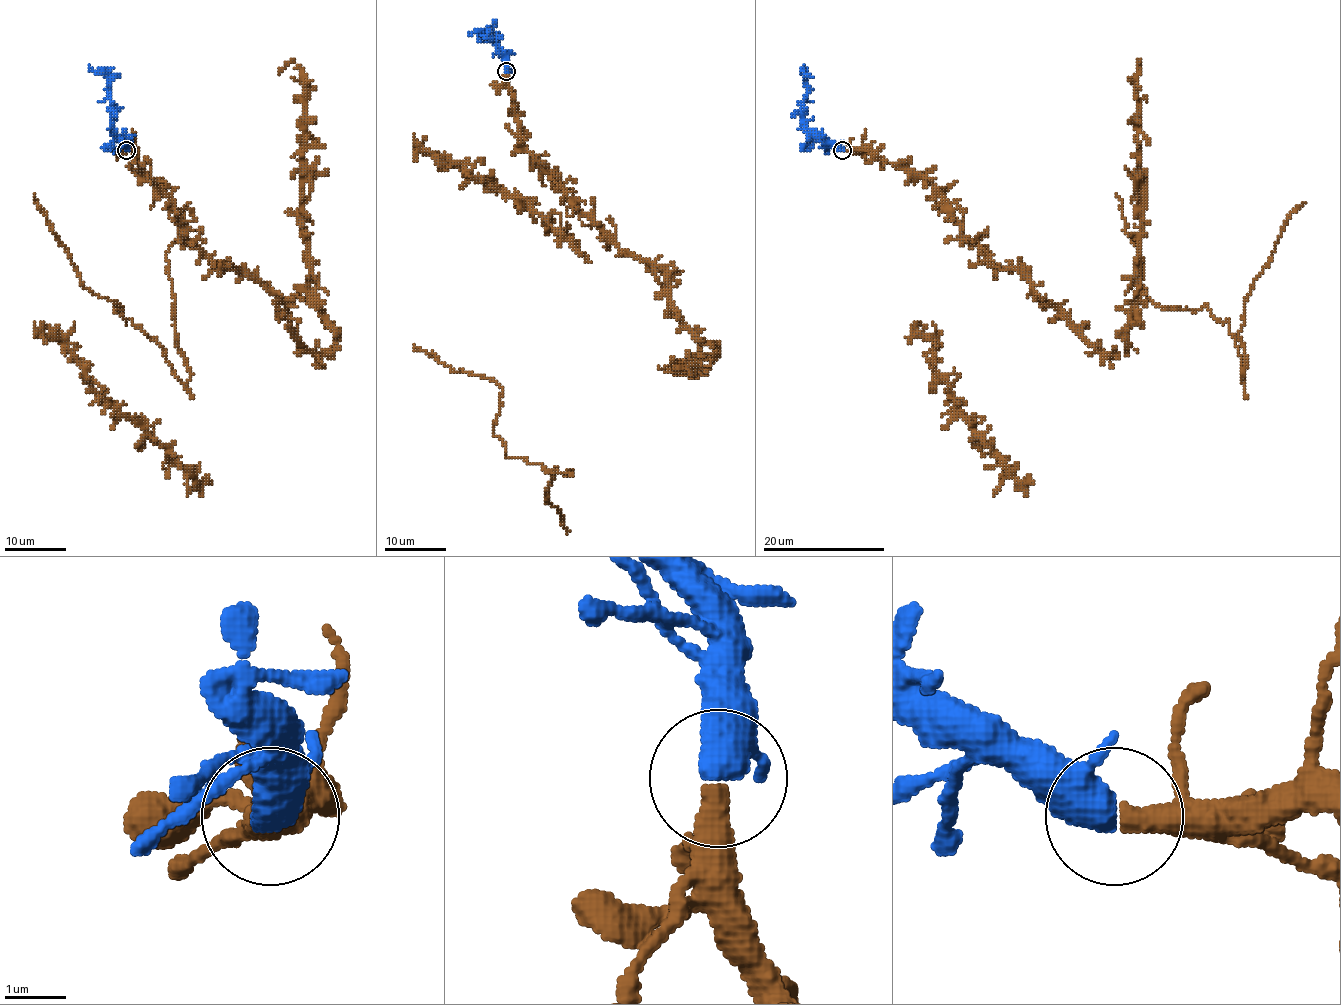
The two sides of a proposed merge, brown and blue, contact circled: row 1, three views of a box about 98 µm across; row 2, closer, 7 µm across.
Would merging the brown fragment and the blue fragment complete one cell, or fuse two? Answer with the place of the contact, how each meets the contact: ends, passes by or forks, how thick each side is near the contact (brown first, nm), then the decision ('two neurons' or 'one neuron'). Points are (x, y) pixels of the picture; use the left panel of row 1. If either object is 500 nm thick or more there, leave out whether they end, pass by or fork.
at (126, 150); brown passes by; blue passes by; 320 nm thick on the brown side, 440 nm on the other; one neuron

